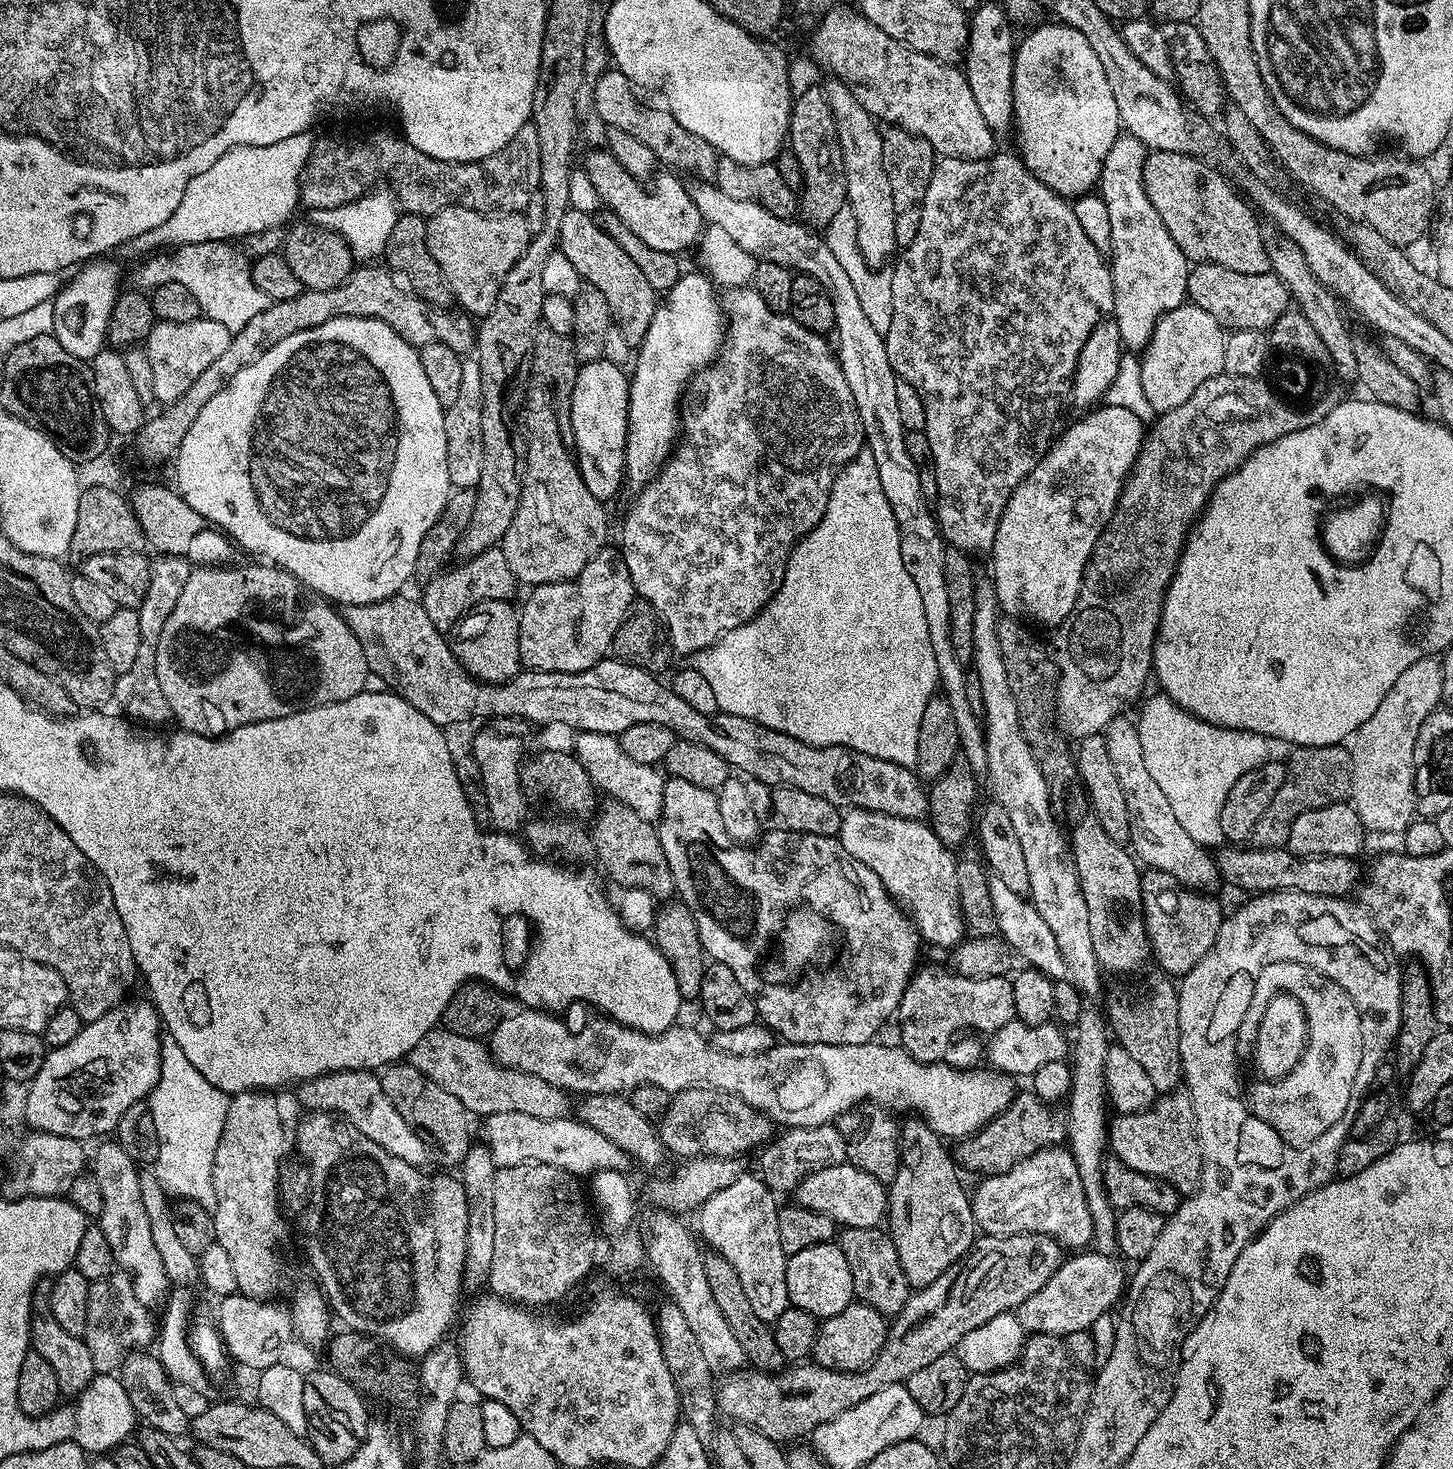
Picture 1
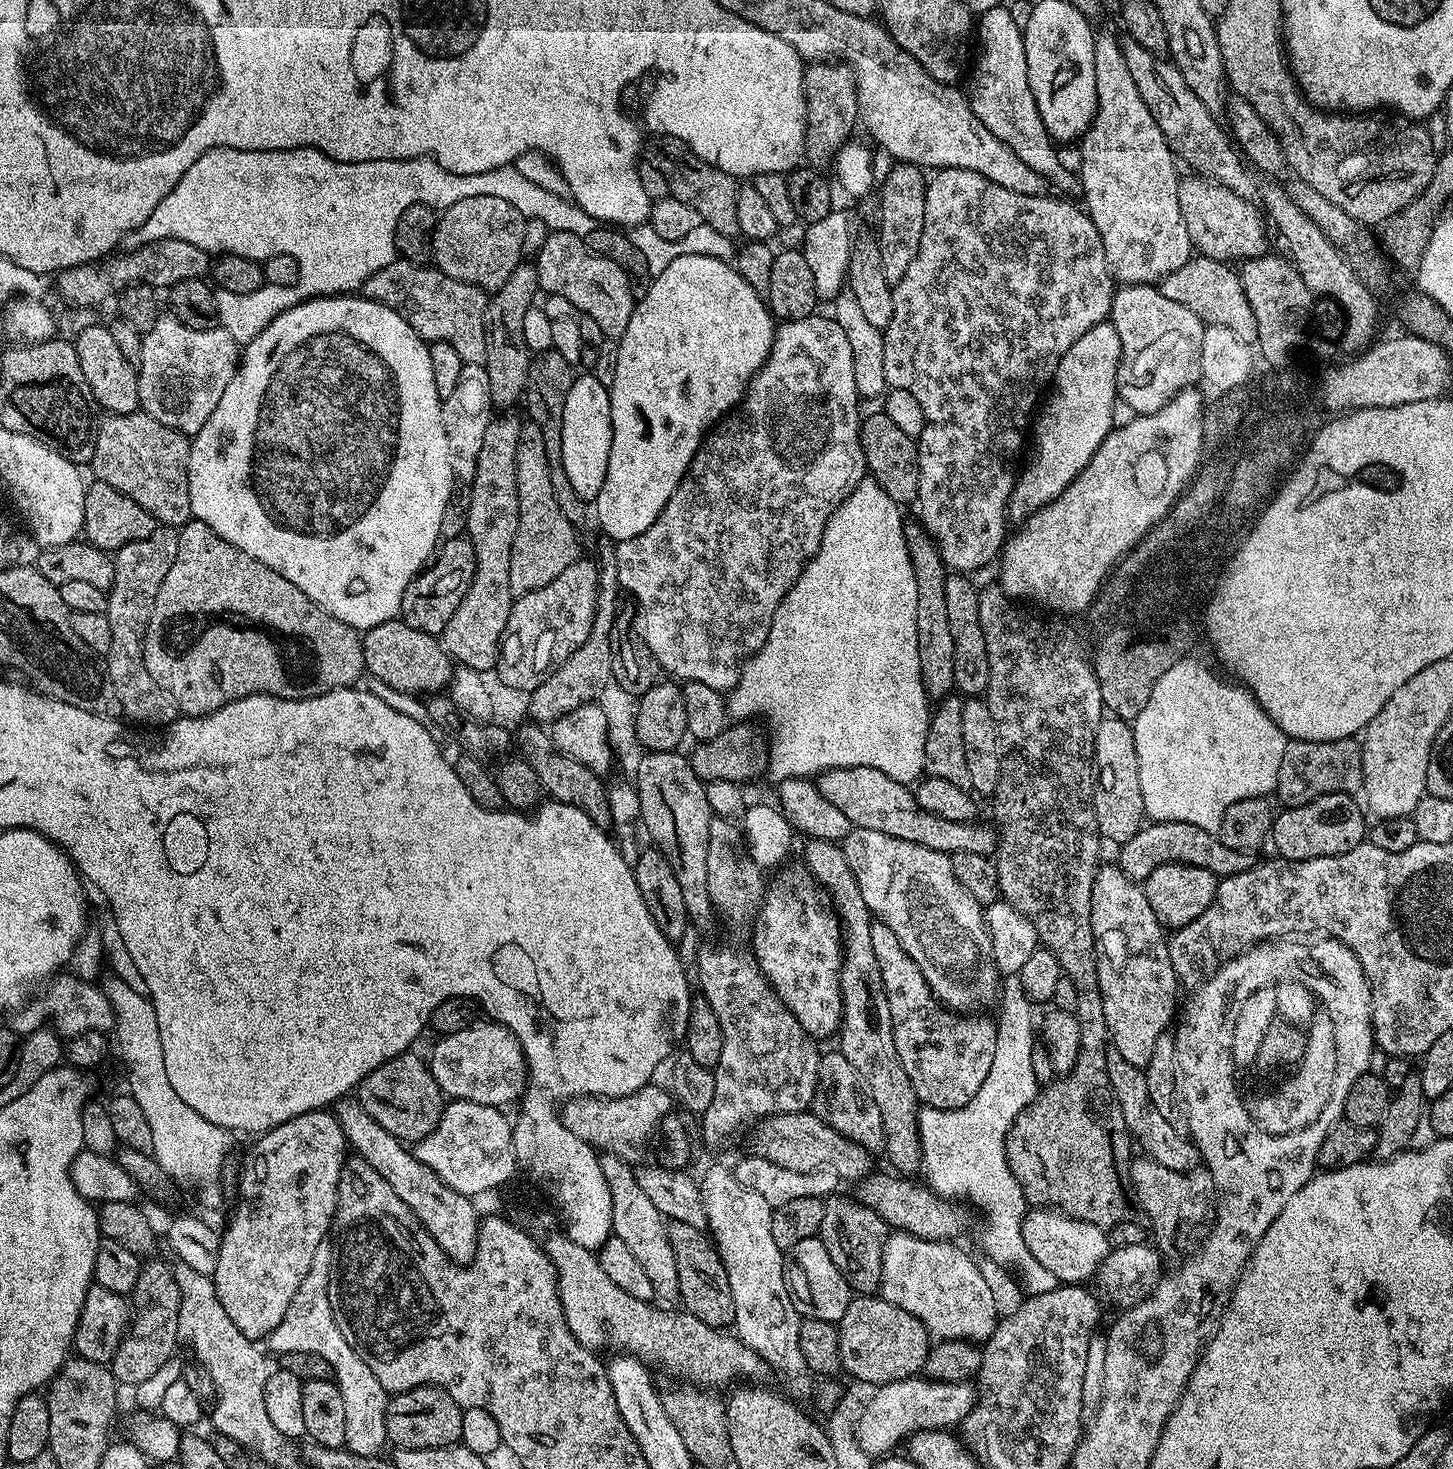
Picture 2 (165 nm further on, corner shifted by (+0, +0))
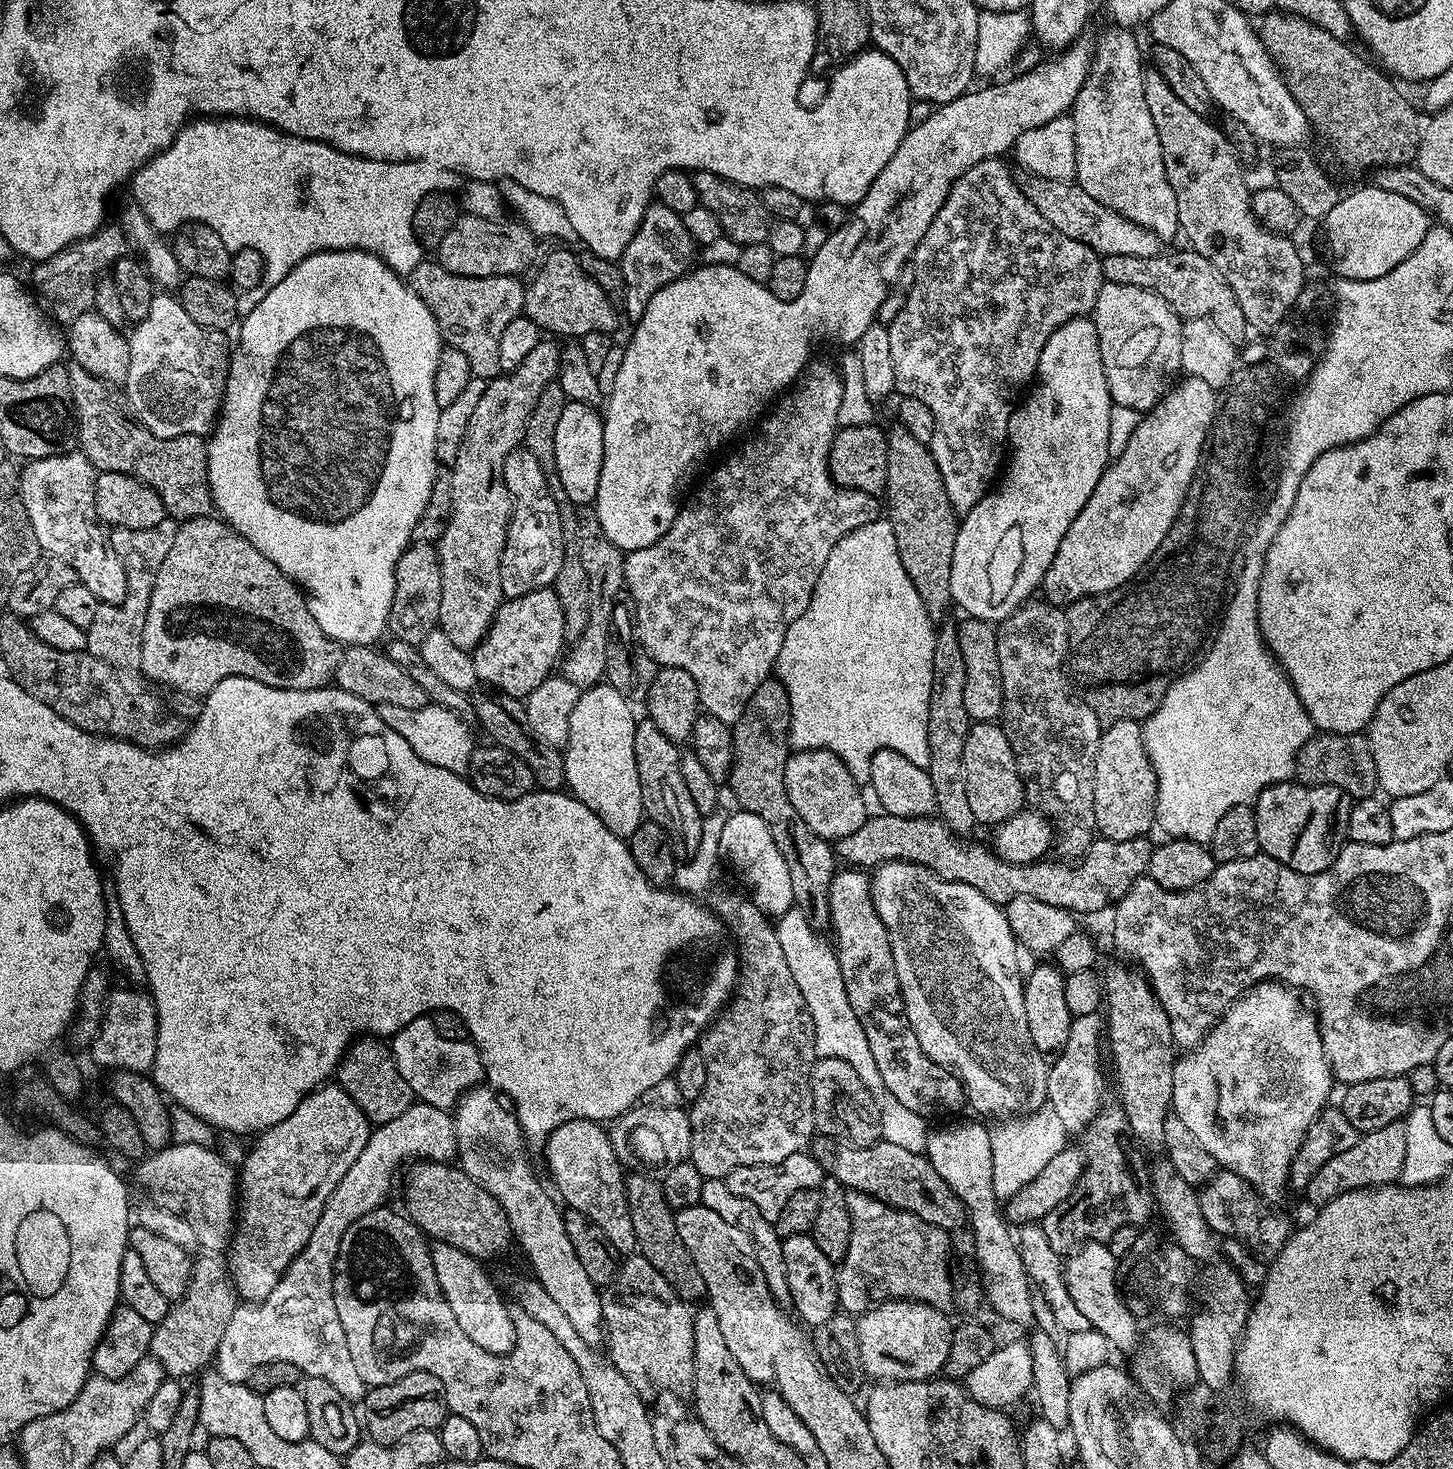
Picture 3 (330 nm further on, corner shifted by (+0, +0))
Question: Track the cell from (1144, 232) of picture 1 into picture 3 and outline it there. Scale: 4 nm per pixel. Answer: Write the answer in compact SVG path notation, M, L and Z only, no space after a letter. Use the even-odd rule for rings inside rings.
M1111 27L1094 40L1088 77L1070 109L1076 143L1074 180L1082 190L1086 190L1086 194L1090 194L1090 198L1102 202L1102 206L1113 208L1118 214L1130 218L1130 222L1138 222L1138 226L1150 230L1161 241L1168 242L1172 235L1180 232L1178 202L1166 178L1166 166L1162 162L1162 146L1158 142L1158 130L1154 130L1154 118L1150 118L1150 110L1146 110L1146 64L1140 61L1140 48L1132 37L1133 33L1127 28Z

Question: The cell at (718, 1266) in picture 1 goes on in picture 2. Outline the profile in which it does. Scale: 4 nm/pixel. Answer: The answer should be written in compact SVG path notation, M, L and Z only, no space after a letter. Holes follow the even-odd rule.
M668 1220L668 1241L678 1270L678 1297L683 1311L701 1319L710 1327L727 1329L735 1321L734 1294L730 1290L730 1278L716 1245L701 1229L686 1226L686 1222Z

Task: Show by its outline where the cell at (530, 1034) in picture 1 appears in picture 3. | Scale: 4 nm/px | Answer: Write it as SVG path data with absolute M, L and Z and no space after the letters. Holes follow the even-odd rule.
M419 1016L414 1018L414 1022L402 1026L402 1030L398 1030L395 1036L391 1037L390 1051L398 1066L398 1074L406 1078L406 1086L410 1086L413 1097L435 1108L451 1109L464 1093L477 1087L484 1080L484 1063L480 1057L480 1051L476 1049L471 1039L442 1038L442 1034L438 1034L438 1030L432 1025L428 1016Z

